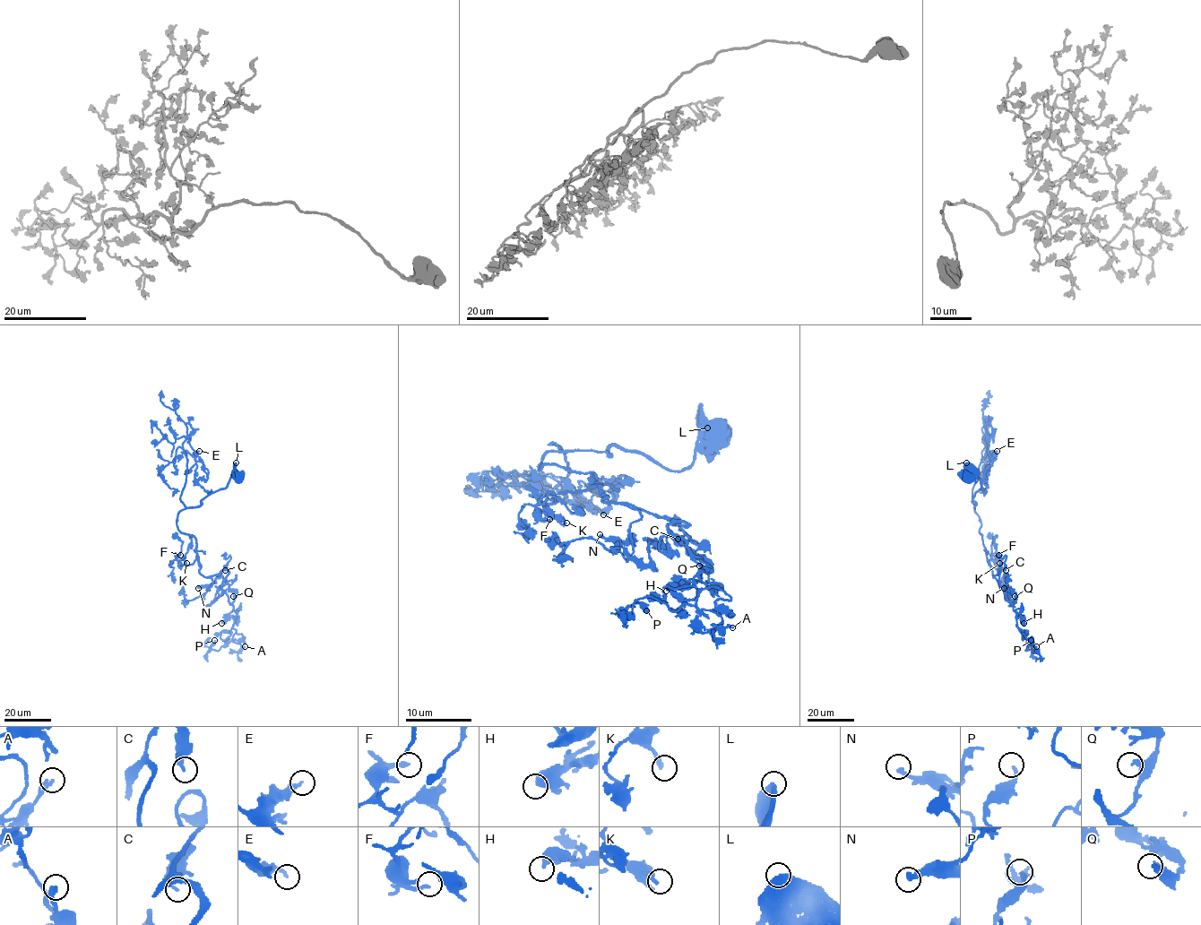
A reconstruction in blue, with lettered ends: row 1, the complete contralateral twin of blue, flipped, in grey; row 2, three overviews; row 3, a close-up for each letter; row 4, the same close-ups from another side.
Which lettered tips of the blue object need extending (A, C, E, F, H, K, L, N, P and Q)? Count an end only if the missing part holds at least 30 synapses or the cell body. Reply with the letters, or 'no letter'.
no letter

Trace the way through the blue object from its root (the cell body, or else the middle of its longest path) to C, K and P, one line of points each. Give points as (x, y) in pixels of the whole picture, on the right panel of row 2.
C: (967, 478), (970, 474), (980, 479), (981, 488), (972, 499), (992, 576), (1003, 563), (1006, 570)
K: (967, 478), (978, 476), (981, 486), (972, 499), (987, 561), (999, 563)
P: (967, 478), (980, 479), (972, 499), (992, 576), (1000, 569), (1001, 588), (1029, 641), (1026, 651), (1031, 640)

